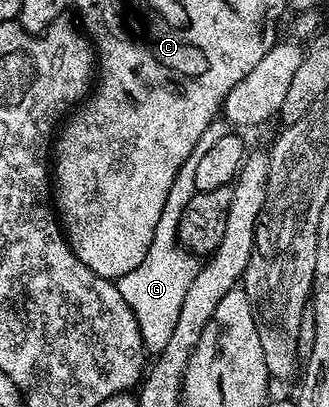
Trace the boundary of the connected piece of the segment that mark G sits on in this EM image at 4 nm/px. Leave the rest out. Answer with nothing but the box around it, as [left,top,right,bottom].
[116,206,199,356]

